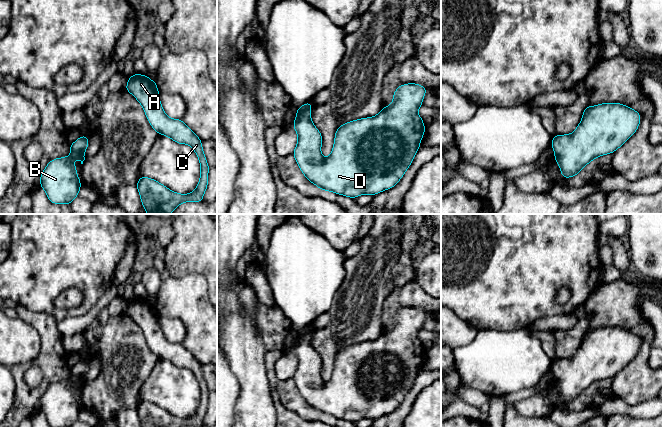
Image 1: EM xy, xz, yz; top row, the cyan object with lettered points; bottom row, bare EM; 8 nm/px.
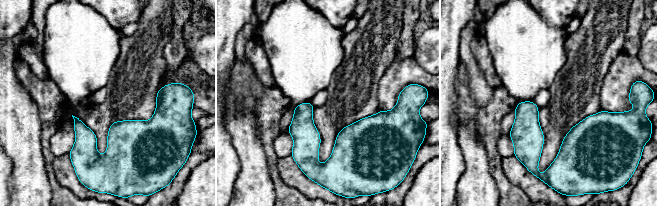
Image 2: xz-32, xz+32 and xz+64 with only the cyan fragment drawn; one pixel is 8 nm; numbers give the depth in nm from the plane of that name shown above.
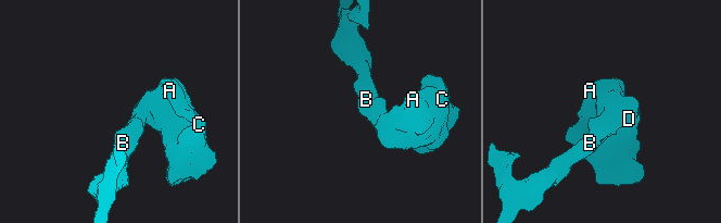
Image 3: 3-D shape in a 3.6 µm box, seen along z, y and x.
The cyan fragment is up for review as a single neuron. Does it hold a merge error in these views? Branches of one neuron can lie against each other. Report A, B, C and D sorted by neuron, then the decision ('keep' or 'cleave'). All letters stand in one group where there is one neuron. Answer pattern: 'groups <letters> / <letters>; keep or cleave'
groups A B C D; keep

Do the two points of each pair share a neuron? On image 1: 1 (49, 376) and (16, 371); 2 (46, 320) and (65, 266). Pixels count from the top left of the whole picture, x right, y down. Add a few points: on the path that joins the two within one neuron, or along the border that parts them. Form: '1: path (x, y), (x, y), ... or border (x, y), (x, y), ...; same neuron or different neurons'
1: path (42, 386), (39, 389), (32, 389), (20, 381); same neuron
2: border (25, 307), (34, 311), (48, 312), (57, 320); different neurons

